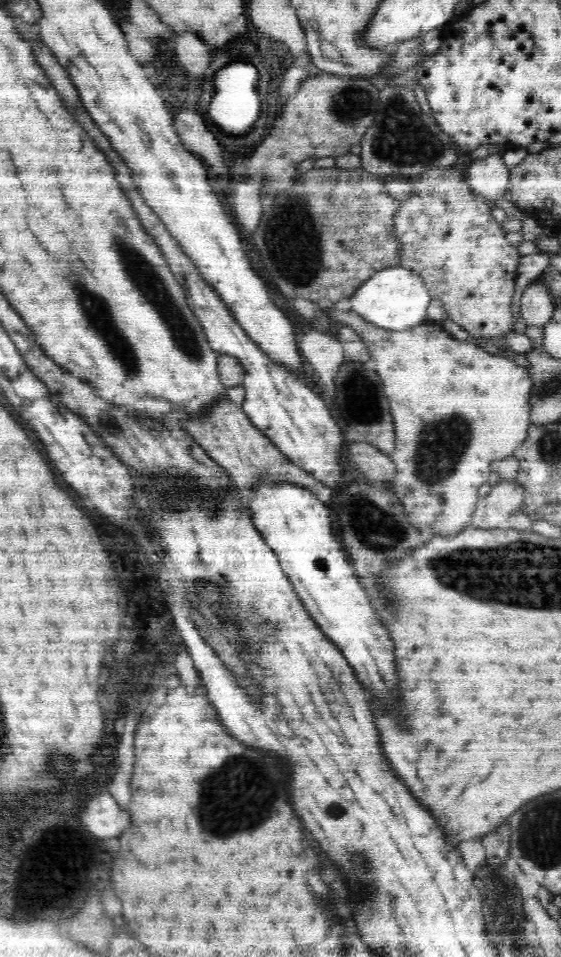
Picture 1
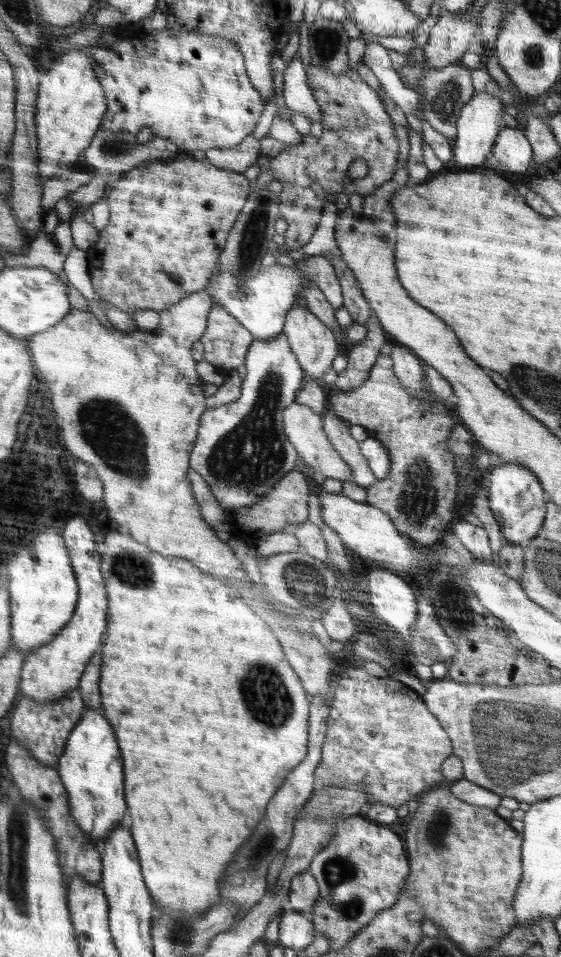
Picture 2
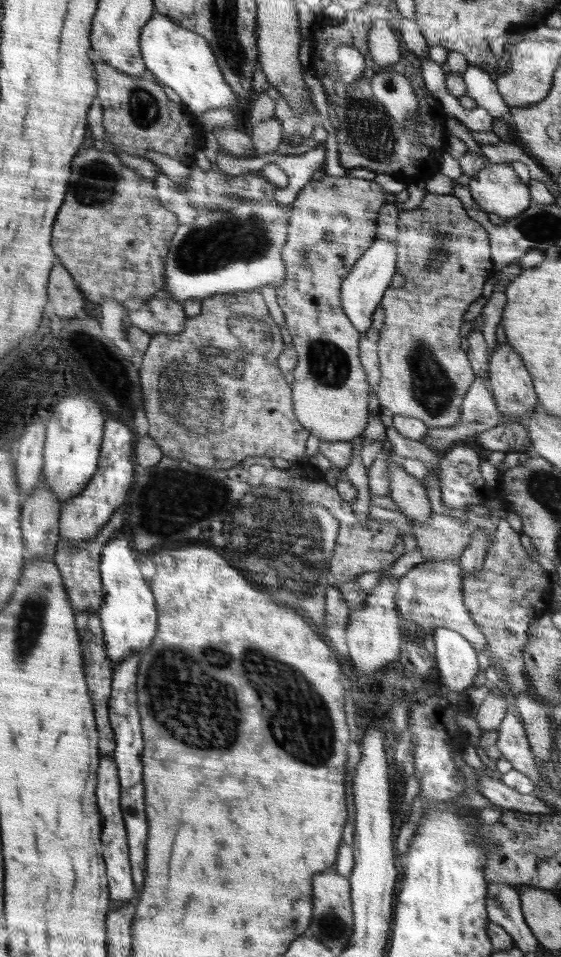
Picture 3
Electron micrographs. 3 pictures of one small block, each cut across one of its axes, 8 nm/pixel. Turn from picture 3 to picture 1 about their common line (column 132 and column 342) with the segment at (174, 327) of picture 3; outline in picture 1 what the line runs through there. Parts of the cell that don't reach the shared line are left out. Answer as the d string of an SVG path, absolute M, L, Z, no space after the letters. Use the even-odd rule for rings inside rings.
M332 308L329 312L329 317L333 323L349 326L352 330L355 330L366 345L373 360L377 362L377 375L382 381L386 398L390 402L392 420L394 421L395 446L394 452L390 457L397 468L397 474L394 475L391 481L396 492L395 495L405 508L407 519L412 526L415 526L420 531L424 530L425 527L432 526L433 533L438 536L456 536L456 534L463 530L462 528L466 528L468 524L471 524L472 516L474 516L474 512L478 508L478 488L482 484L489 482L489 476L492 472L491 462L512 456L514 450L526 438L527 432L532 425L529 403L530 390L532 390L532 377L530 377L530 373L528 373L526 367L518 366L515 362L500 354L493 355L475 344L454 338L449 332L444 331L439 324L426 325L422 322L417 324L416 327L397 331L376 327L375 324L368 323L367 320L364 320L360 315L356 315L352 310L345 312Z

